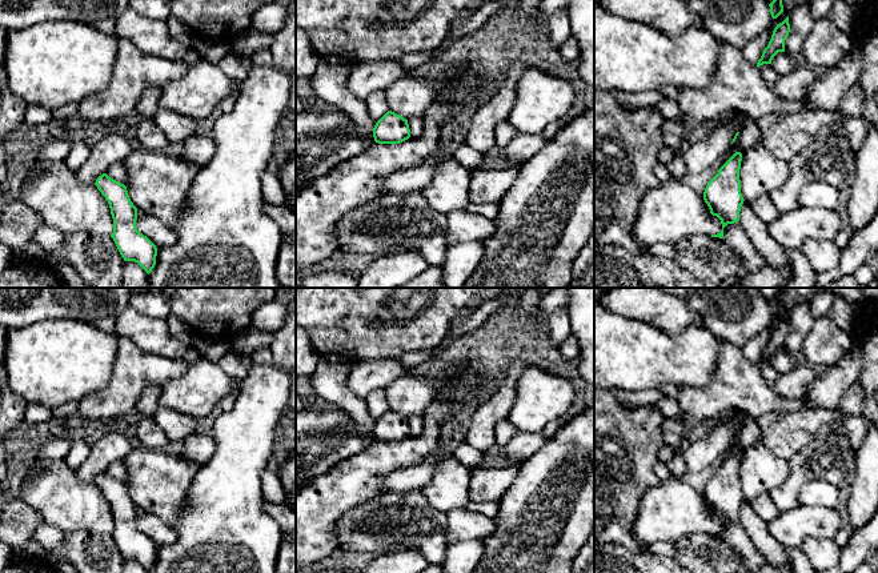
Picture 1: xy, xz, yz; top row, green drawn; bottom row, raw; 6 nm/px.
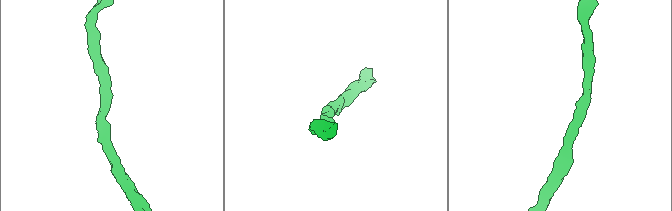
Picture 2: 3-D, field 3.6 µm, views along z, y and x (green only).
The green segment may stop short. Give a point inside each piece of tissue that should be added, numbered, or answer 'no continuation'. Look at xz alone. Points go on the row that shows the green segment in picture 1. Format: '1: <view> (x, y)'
no continuation

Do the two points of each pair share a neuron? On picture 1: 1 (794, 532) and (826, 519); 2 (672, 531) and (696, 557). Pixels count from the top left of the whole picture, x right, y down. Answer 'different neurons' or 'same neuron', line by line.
1: same neuron
2: different neurons

